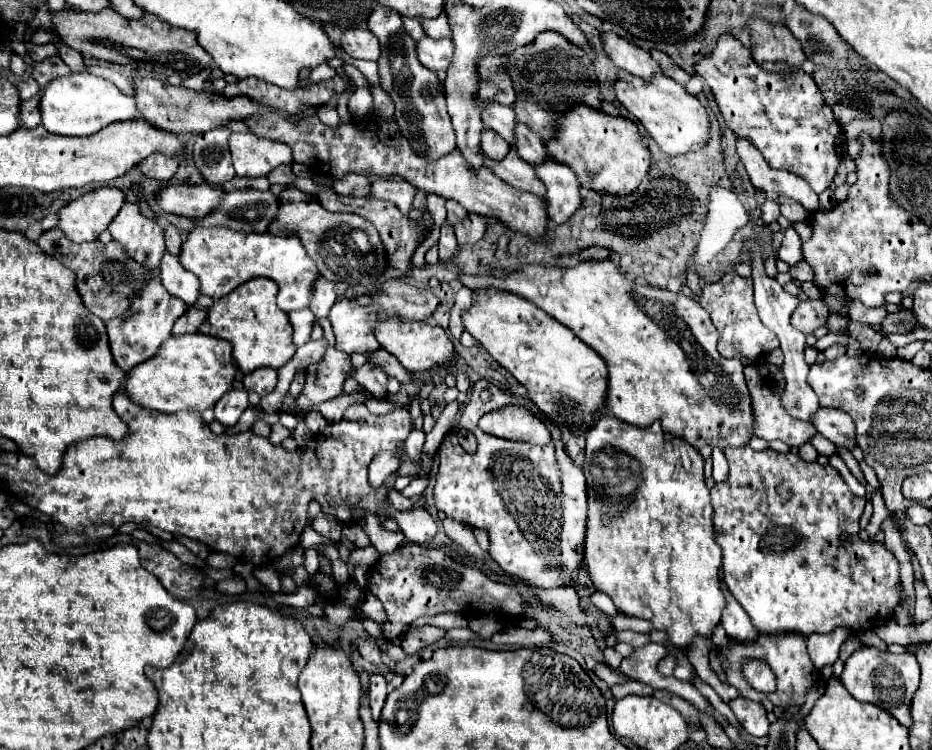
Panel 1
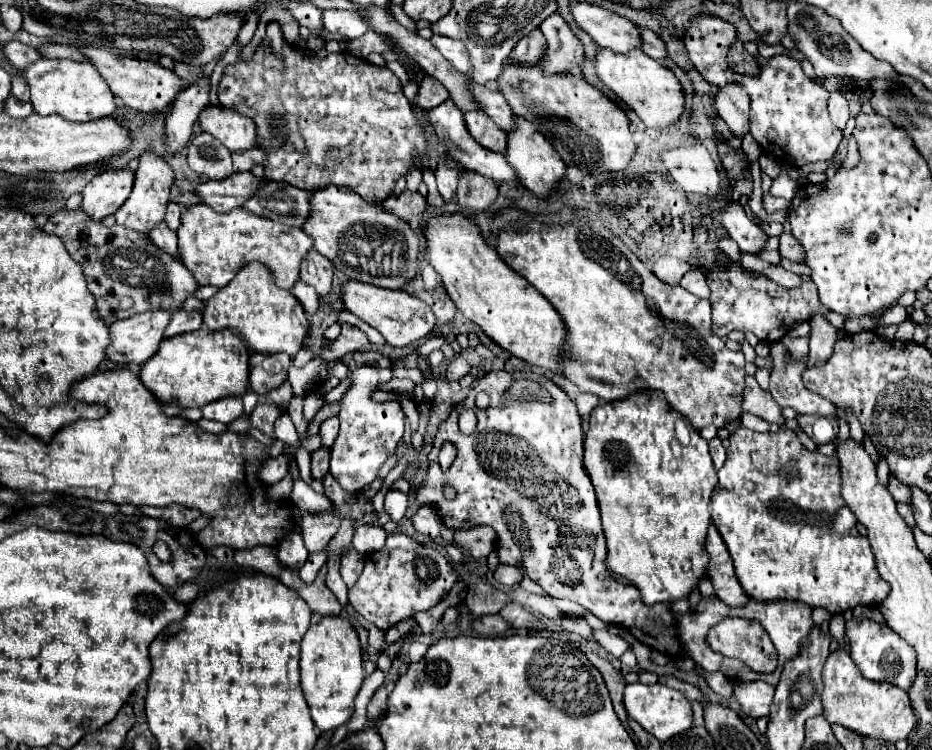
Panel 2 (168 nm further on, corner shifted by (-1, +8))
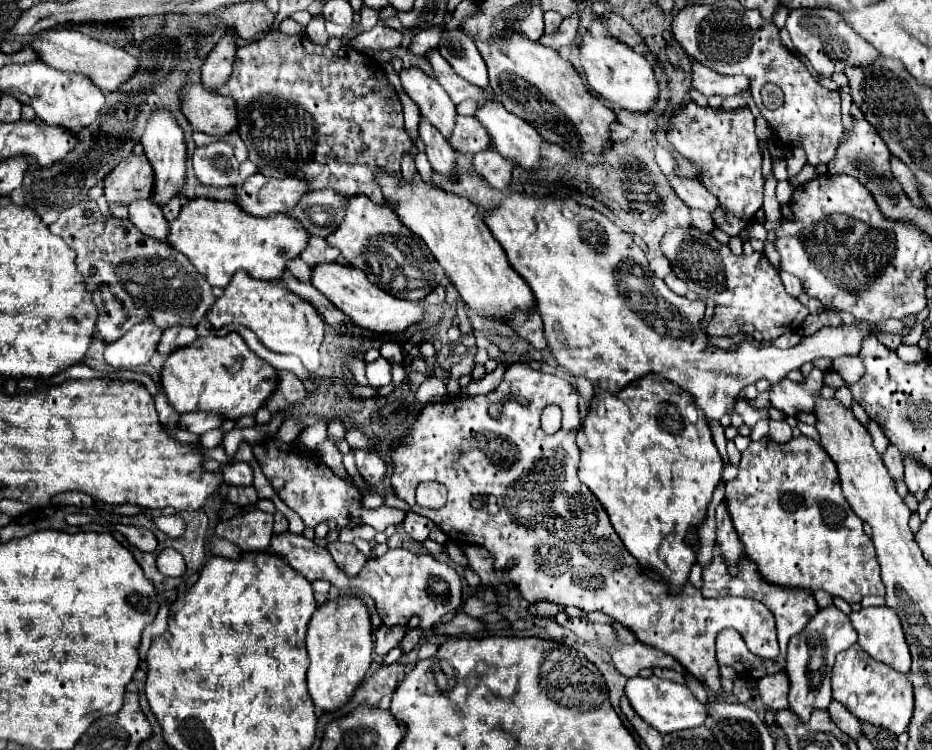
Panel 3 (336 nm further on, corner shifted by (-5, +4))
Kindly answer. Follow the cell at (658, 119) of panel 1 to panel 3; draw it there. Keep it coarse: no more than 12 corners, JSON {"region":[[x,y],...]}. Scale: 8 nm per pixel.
{"region":[[585,34],[591,90],[637,112],[657,102],[647,58],[611,36]]}

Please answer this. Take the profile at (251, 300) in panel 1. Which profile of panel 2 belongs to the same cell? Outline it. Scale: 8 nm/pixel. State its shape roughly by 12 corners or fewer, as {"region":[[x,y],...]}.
{"region":[[259,262],[207,300],[209,330],[253,352],[301,350],[309,320]]}

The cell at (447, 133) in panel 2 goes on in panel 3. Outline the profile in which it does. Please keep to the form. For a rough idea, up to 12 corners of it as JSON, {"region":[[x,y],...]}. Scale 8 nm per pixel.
{"region":[[403,68],[401,84],[421,114],[449,138],[455,104],[421,68]]}

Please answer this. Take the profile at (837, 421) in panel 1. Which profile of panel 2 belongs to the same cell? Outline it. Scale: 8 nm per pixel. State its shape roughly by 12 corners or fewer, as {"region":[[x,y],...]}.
{"region":[[771,344],[775,370],[769,392],[781,408],[799,414],[835,416],[837,406],[811,394],[803,372],[787,366]]}

